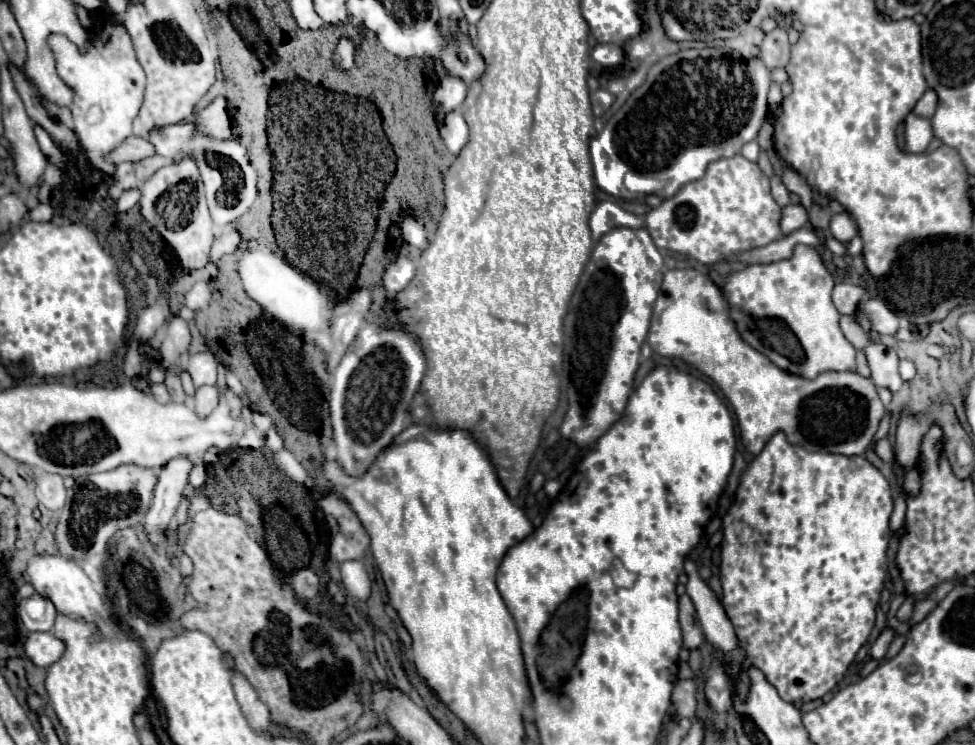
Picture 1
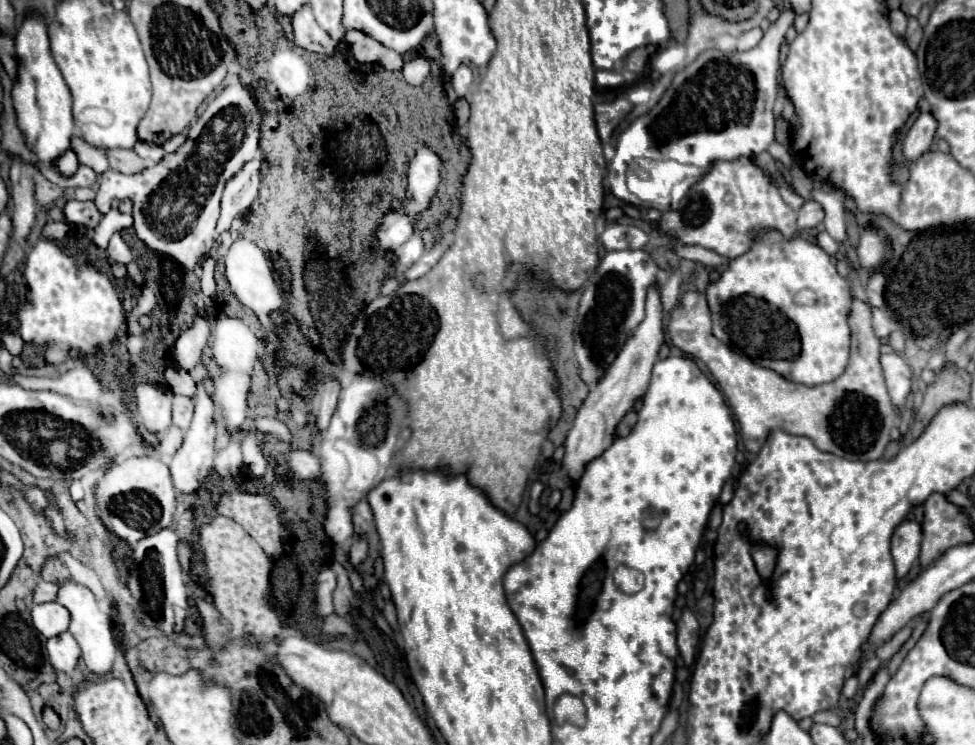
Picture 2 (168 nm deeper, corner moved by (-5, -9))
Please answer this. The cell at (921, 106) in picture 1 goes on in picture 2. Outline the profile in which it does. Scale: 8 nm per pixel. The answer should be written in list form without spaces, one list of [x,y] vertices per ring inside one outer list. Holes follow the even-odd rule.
[[[921,111],[903,143],[903,153],[909,161],[913,161],[913,159],[921,157],[925,151],[929,151],[929,147],[935,139],[935,129],[937,129],[937,119],[929,111]]]

